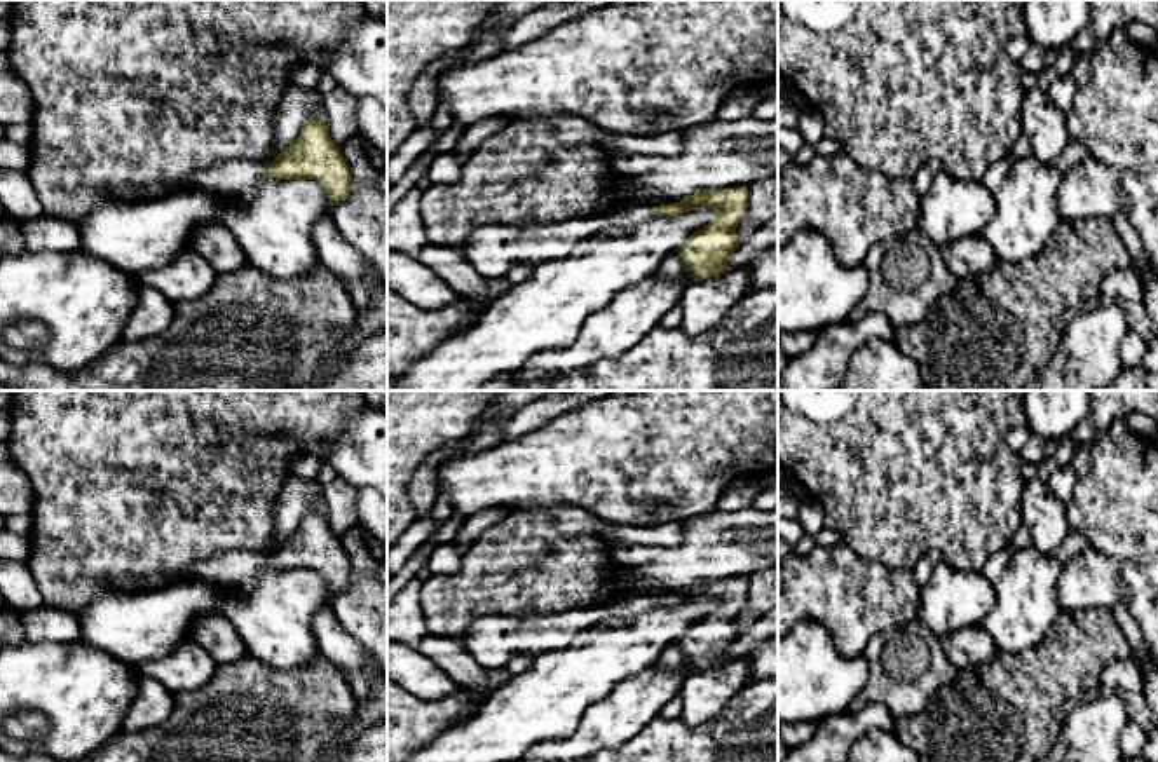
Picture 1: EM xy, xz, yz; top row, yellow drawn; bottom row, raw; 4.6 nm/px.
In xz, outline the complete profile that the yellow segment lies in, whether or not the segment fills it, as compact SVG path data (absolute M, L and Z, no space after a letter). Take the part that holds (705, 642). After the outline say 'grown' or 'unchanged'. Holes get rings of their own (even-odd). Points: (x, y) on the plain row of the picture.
M745 577L699 582L673 595L631 596L528 621L497 616L481 617L469 626L462 645L480 666L499 671L514 656L535 657L546 650L562 650L579 631L610 617L640 616L654 605L678 607L696 596L712 596L715 605L706 617L689 626L678 640L678 647L687 654L696 671L701 671L732 659L724 654L741 635L736 619L748 598L748 581Z | grown

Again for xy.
M307 509L296 530L272 553L255 554L234 549L215 554L178 575L178 582L242 582L251 581L263 568L316 570L323 575L331 596L344 591L351 581L351 561L340 537L330 521L316 509Z | grown

